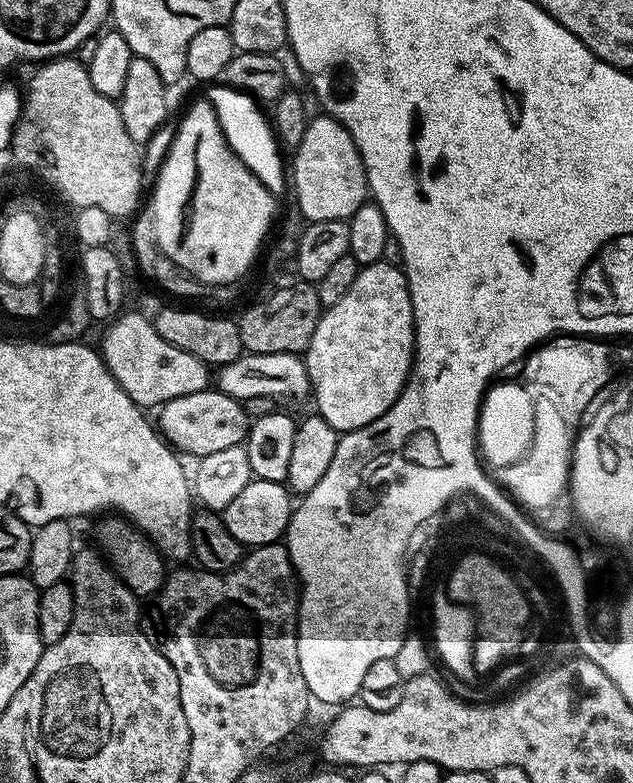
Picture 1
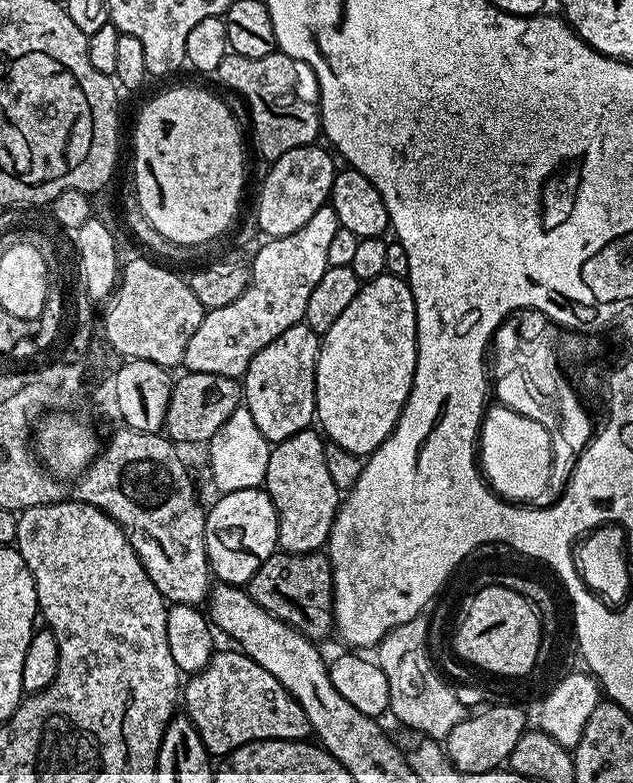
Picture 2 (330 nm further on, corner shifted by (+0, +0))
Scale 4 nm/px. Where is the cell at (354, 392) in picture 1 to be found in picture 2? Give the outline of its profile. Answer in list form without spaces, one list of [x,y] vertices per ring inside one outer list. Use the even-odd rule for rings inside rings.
[[[385,274],[361,283],[354,302],[320,341],[316,420],[323,435],[361,458],[378,450],[406,406],[415,369],[416,311],[407,279]]]

